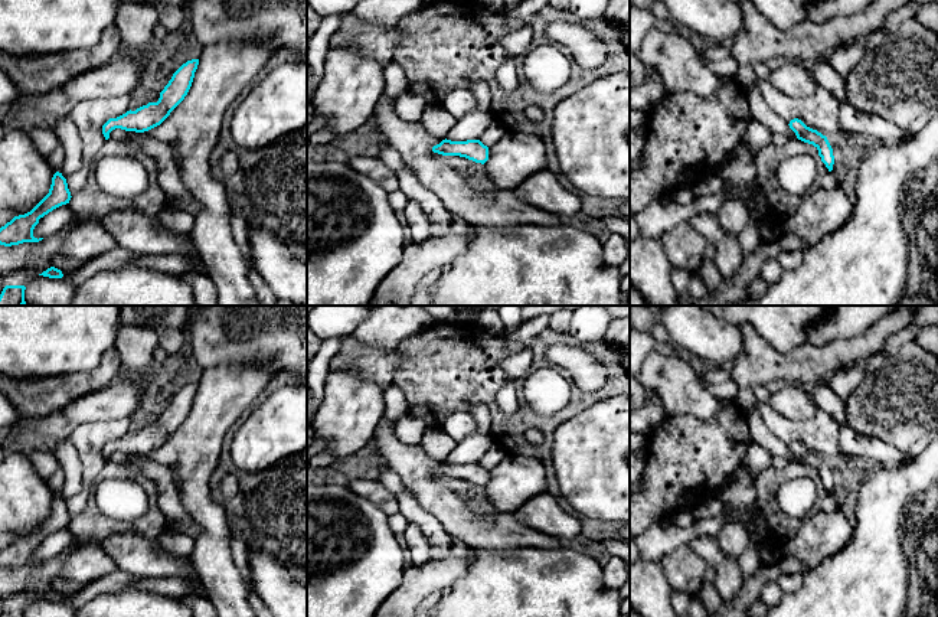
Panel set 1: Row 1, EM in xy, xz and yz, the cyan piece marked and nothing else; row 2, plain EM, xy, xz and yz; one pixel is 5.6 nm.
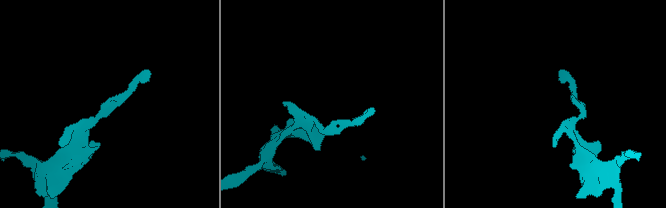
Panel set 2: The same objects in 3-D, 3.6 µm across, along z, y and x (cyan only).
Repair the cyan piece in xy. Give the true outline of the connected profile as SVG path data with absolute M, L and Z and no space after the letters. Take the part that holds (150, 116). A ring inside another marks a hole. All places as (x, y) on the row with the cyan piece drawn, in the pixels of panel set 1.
M192 59L183 63L160 92L157 102L148 102L135 111L130 110L117 118L110 118L102 125L102 134L105 140L110 138L110 133L115 128L144 133L160 125L187 95L197 65L199 59Z

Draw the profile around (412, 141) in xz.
M386 92L380 97L372 121L376 134L396 148L405 166L422 186L431 190L445 208L478 226L559 226L562 218L519 200L513 190L488 195L473 189L467 179L447 163L445 156L434 153L441 140L426 131L421 121L405 121L395 110L395 99Z

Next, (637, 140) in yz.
M643 130L630 131L630 161L641 156L646 147L646 136Z

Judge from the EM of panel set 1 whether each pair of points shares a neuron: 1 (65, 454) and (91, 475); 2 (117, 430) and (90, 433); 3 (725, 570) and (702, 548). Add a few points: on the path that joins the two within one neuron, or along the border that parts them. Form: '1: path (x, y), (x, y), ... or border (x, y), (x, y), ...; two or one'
1: border (68, 438), (81, 466), (81, 489), (69, 499); two
2: path (110, 431), (97, 433); one
3: path (721, 564), (708, 551); one

